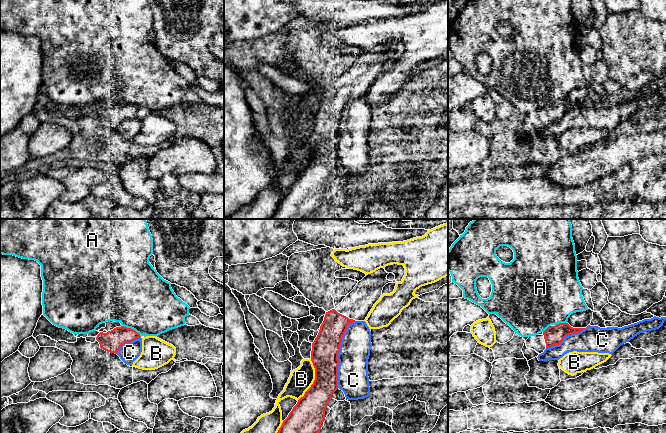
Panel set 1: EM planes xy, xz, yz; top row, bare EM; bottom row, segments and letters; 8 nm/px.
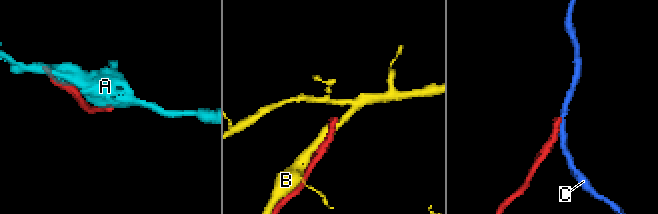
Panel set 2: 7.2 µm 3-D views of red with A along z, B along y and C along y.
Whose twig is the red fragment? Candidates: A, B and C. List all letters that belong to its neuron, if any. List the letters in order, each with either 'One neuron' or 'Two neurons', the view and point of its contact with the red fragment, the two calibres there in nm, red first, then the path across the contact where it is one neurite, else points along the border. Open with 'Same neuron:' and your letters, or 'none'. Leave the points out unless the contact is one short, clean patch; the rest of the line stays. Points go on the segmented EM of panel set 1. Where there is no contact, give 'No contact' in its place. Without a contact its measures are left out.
Same neuron: none
A: Two neurons. Touches red at xy (132, 329). Thickness 170 nm (red) against 500 nm
B: Two neurons. Touches red at xz (314, 380). Thickness 240 nm (red) against 190 nm
C: Two neurons. Touches red at xz (338, 353). Thickness 220 nm (red) against 240 nm

